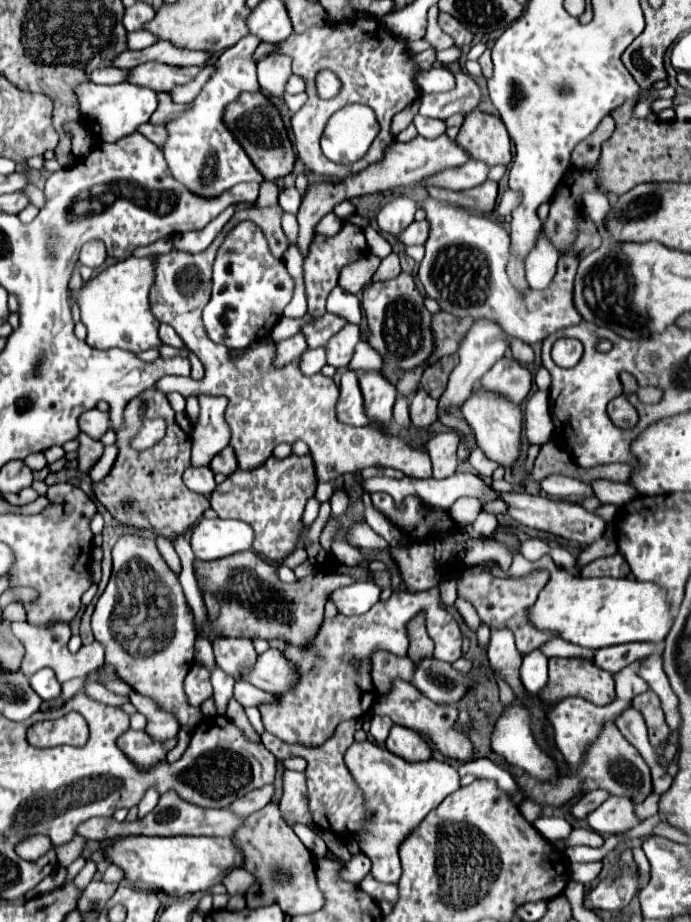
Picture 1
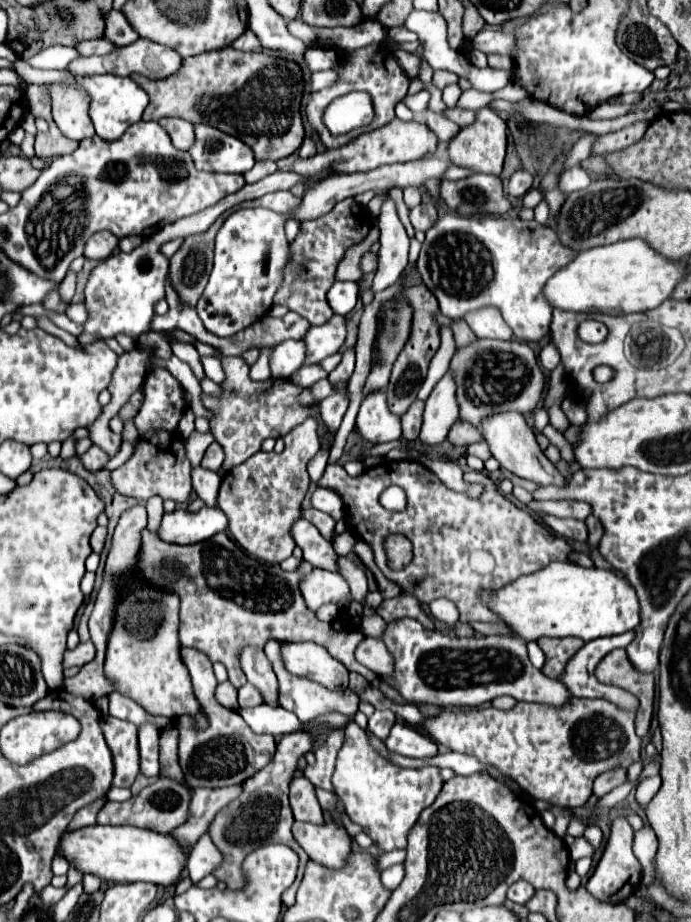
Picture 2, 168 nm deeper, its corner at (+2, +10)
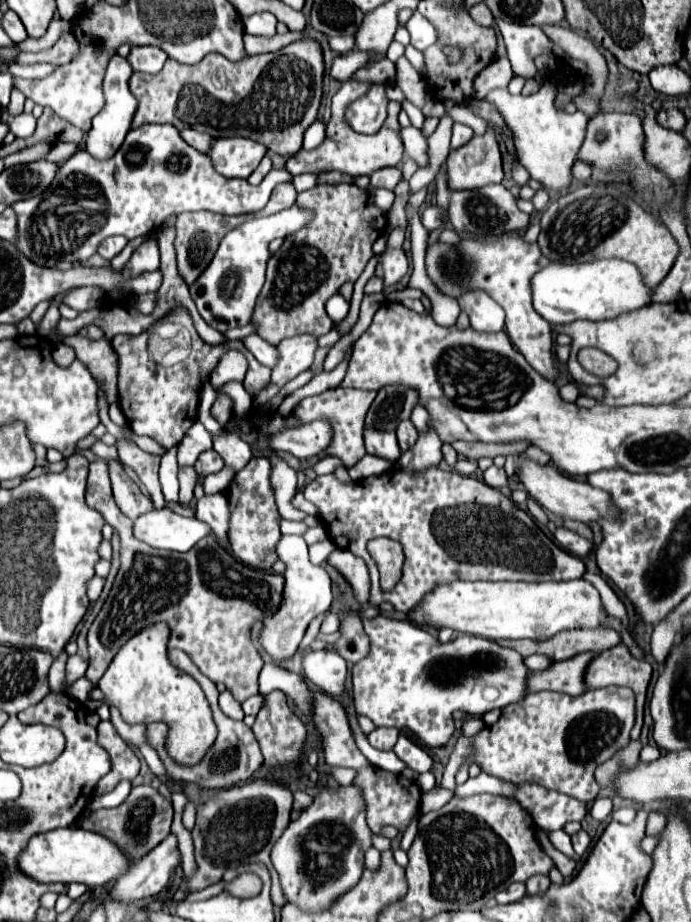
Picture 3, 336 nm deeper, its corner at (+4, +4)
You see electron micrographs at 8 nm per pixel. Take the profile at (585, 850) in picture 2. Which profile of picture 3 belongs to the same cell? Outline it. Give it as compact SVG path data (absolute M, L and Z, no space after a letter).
M583 829L577 831L575 835L571 835L571 841L573 841L573 849L577 855L585 855L585 851L589 849L589 843L591 843L589 835Z

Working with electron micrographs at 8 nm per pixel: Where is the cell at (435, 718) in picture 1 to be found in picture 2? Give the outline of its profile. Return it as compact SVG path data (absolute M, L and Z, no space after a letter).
M365 637L363 643L359 645L357 659L359 659L359 663L369 667L379 677L391 677L393 675L393 667L395 667L393 655L387 651L385 643L379 639L367 639Z

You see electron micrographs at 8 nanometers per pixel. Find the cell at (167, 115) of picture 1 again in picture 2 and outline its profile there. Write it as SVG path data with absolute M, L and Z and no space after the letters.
M231 47L219 51L207 51L183 61L179 73L151 81L143 75L131 75L149 95L145 121L157 121L161 117L181 117L191 123L205 123L221 129L243 143L247 143L257 161L279 161L293 155L303 143L301 121L301 97L303 97L303 73L297 63L277 59L277 55L245 53Z

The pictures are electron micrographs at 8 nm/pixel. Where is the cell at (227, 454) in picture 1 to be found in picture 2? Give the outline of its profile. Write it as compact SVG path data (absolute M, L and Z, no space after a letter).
M213 441L211 445L209 445L209 449L205 451L205 457L203 457L203 461L201 461L201 465L205 467L205 469L211 469L211 471L217 471L221 465L223 465L223 459L225 459L225 453L223 453L223 447L217 443L217 441Z

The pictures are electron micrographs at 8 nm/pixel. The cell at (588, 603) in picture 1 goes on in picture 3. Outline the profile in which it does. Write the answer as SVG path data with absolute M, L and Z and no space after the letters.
M453 581L447 585L437 585L429 591L421 605L413 607L407 617L419 627L433 627L433 629L453 629L455 633L477 635L485 639L535 639L543 641L553 637L557 631L563 629L577 629L577 627L597 627L605 623L609 627L619 629L623 643L637 659L644 659L645 652L635 645L621 623L609 617L599 601L597 589L585 581L547 581L547 583L513 583L513 581Z

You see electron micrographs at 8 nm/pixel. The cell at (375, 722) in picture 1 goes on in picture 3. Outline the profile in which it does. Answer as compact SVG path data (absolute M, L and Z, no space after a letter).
M377 727L373 733L369 733L369 743L379 751L391 751L399 739L399 733L401 731L395 727Z

